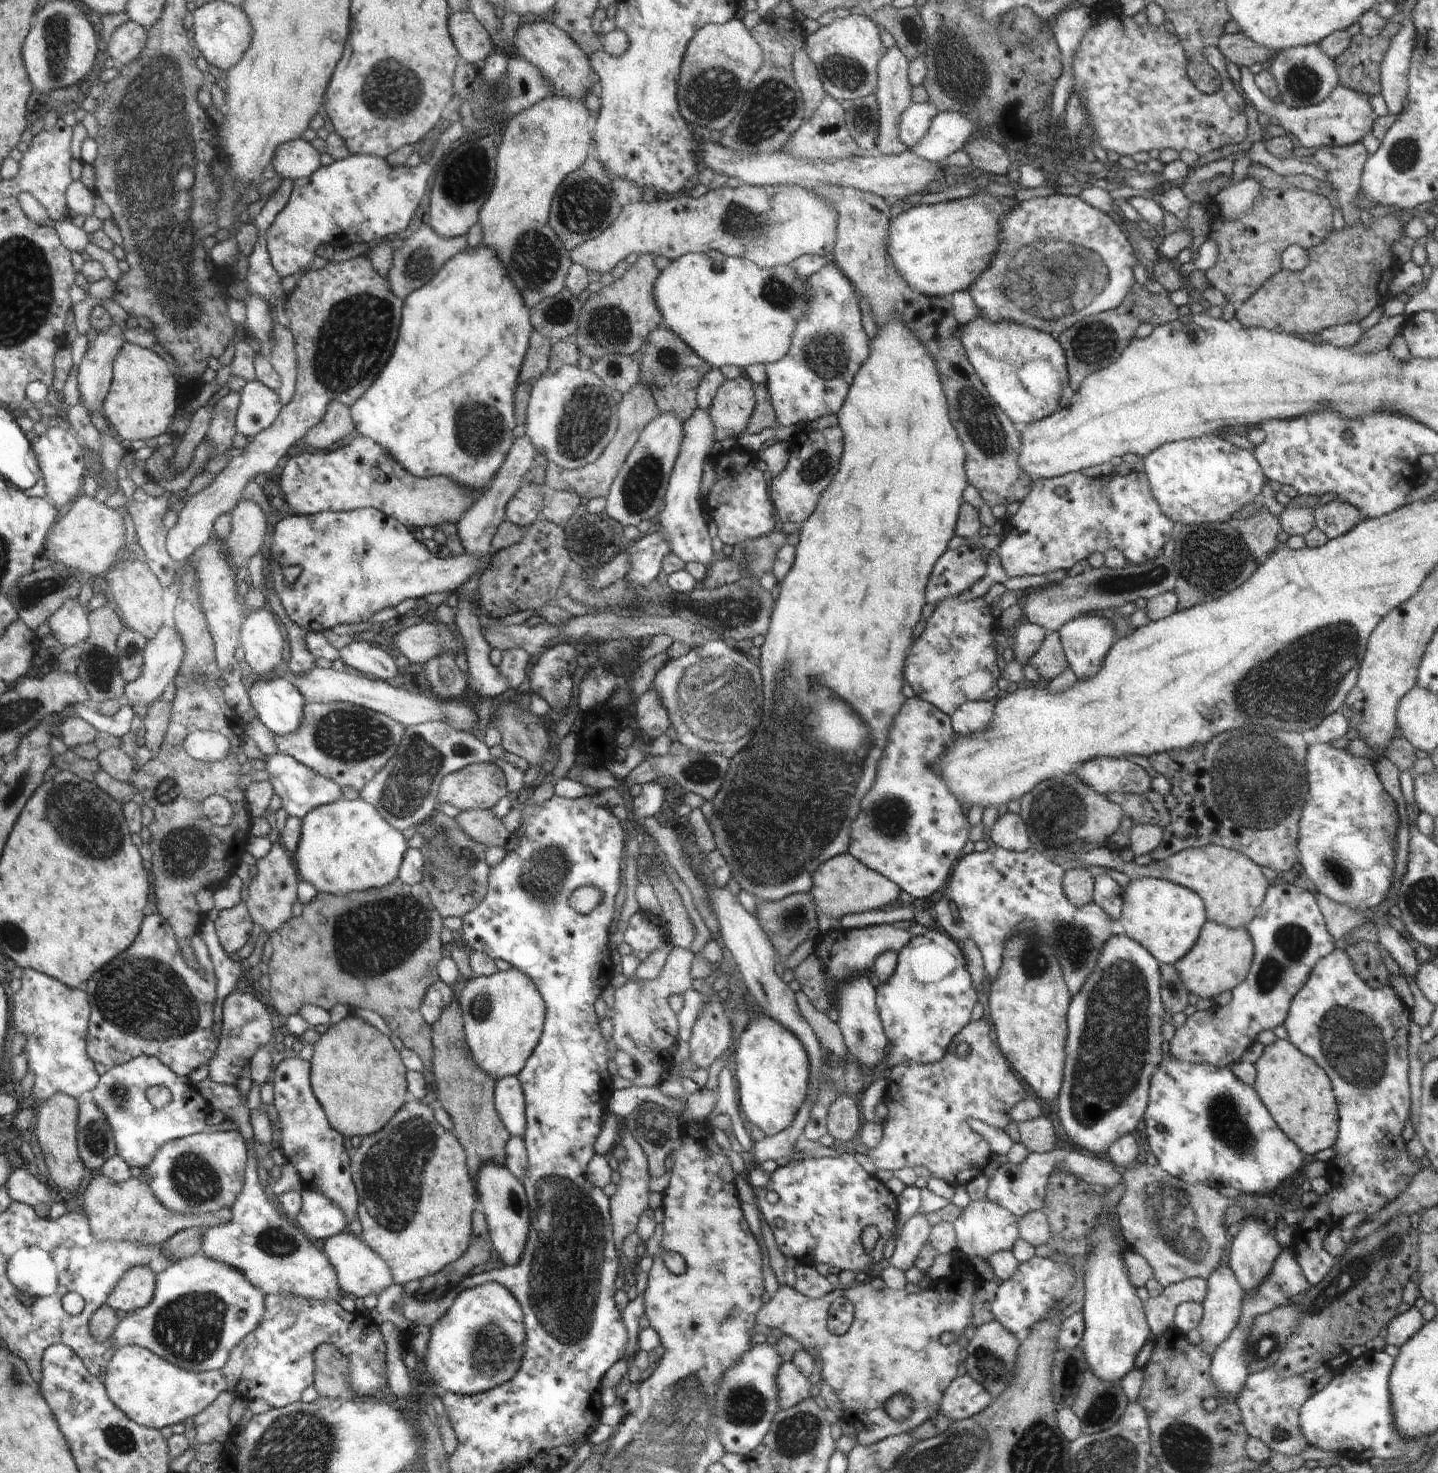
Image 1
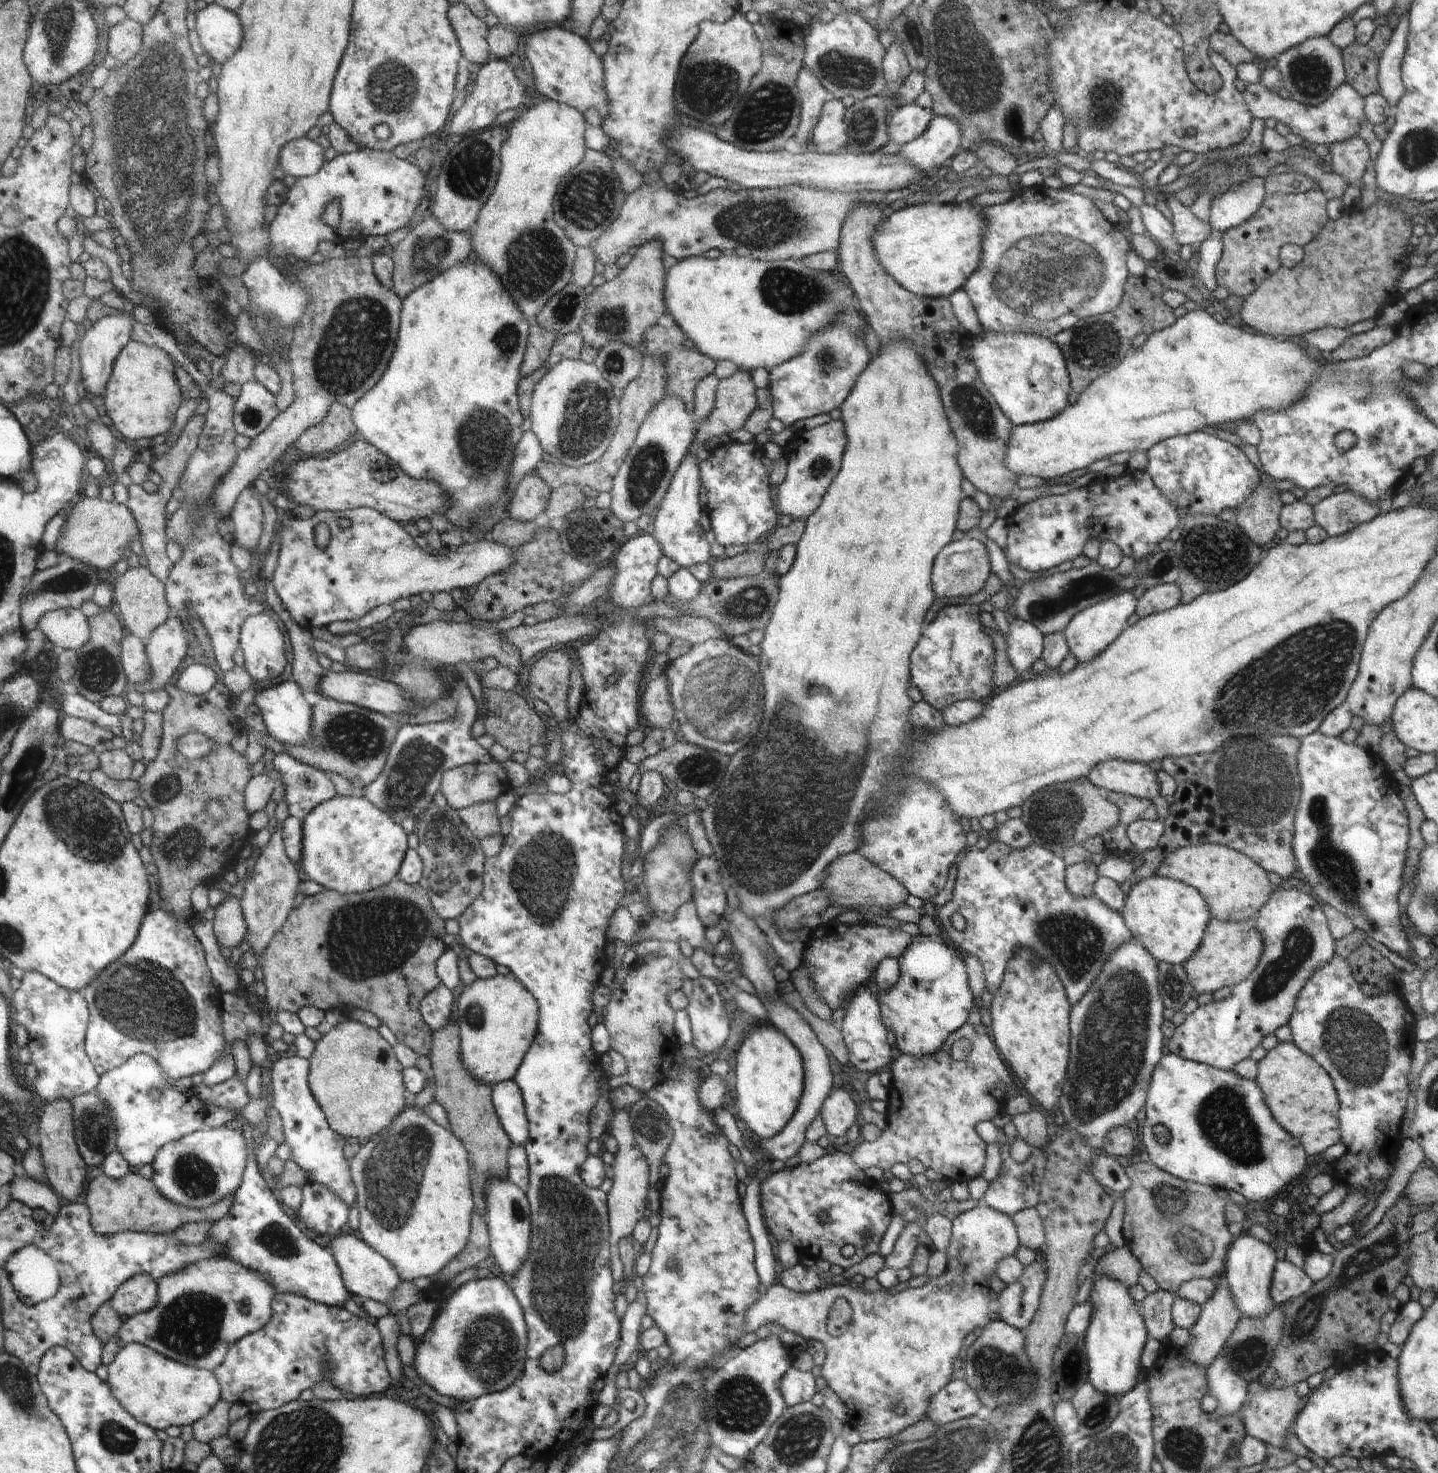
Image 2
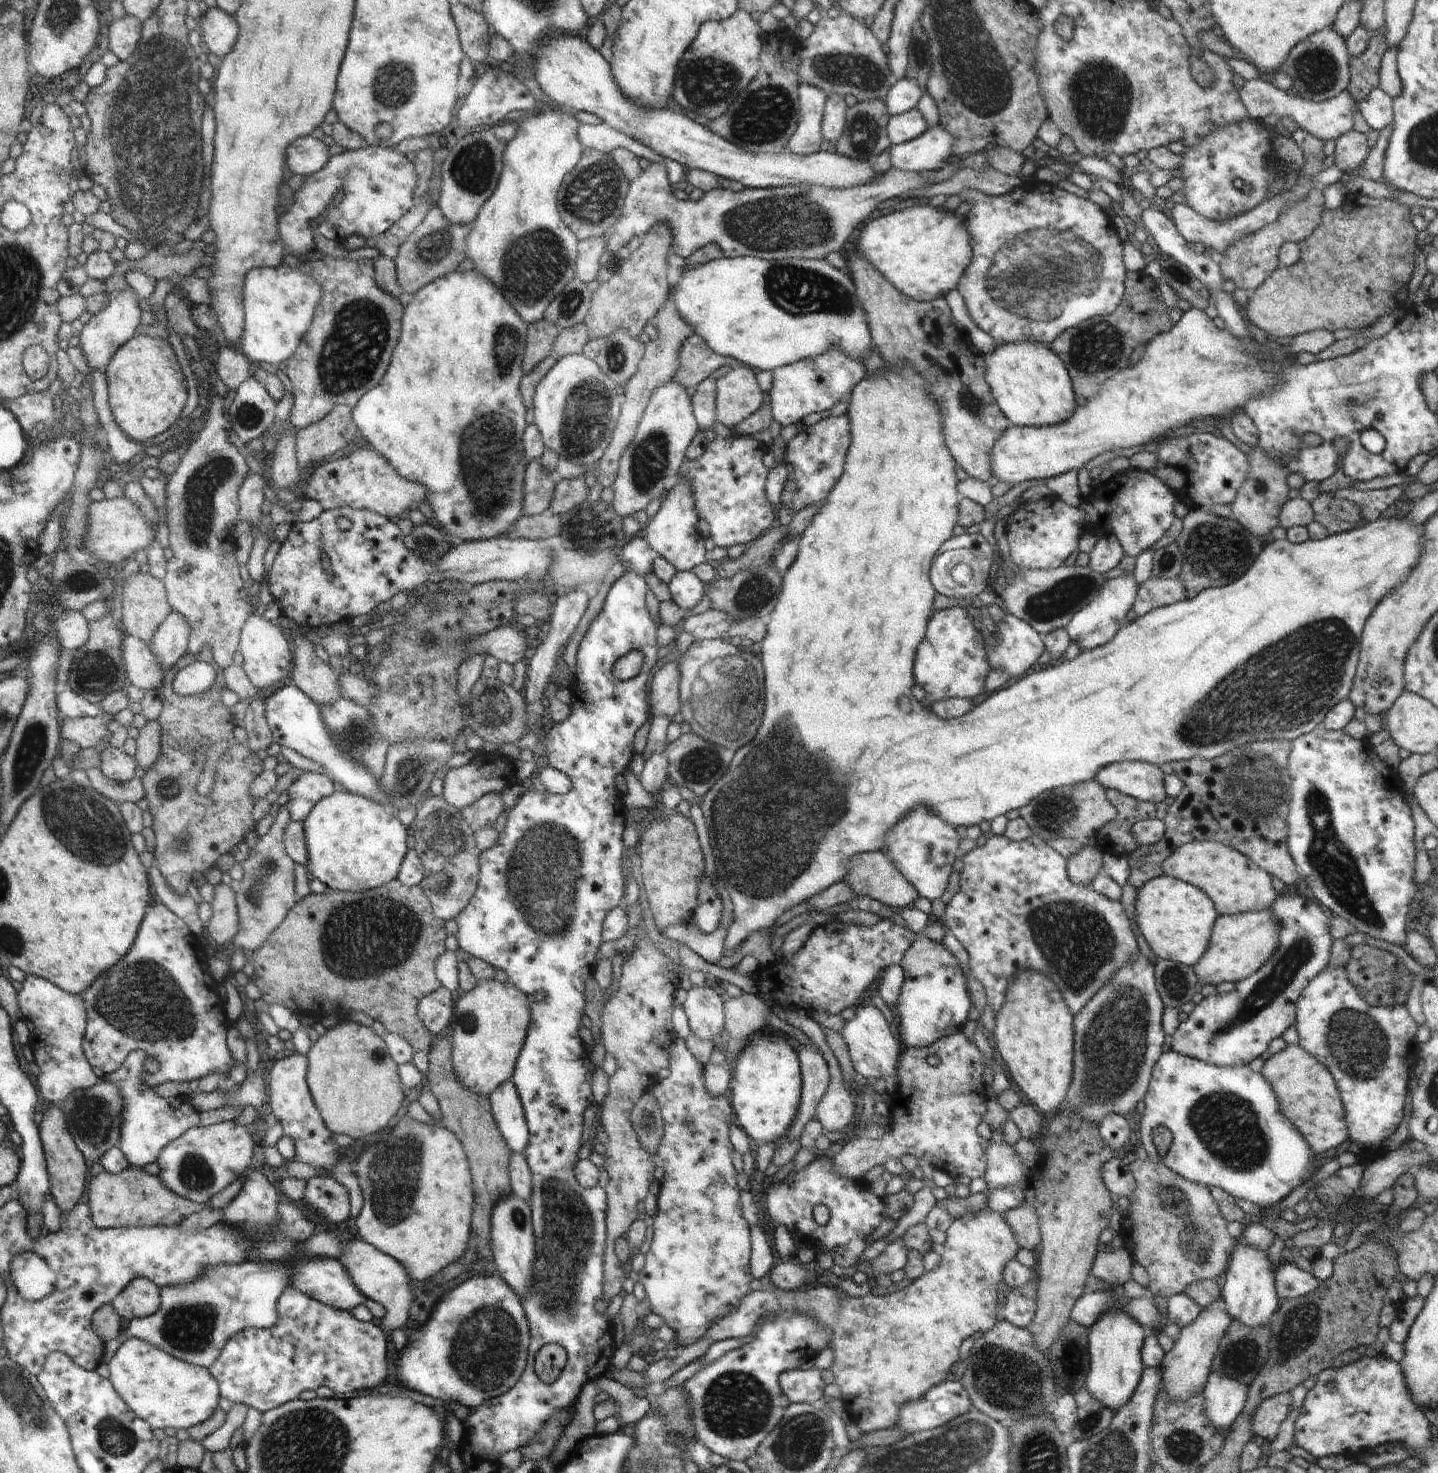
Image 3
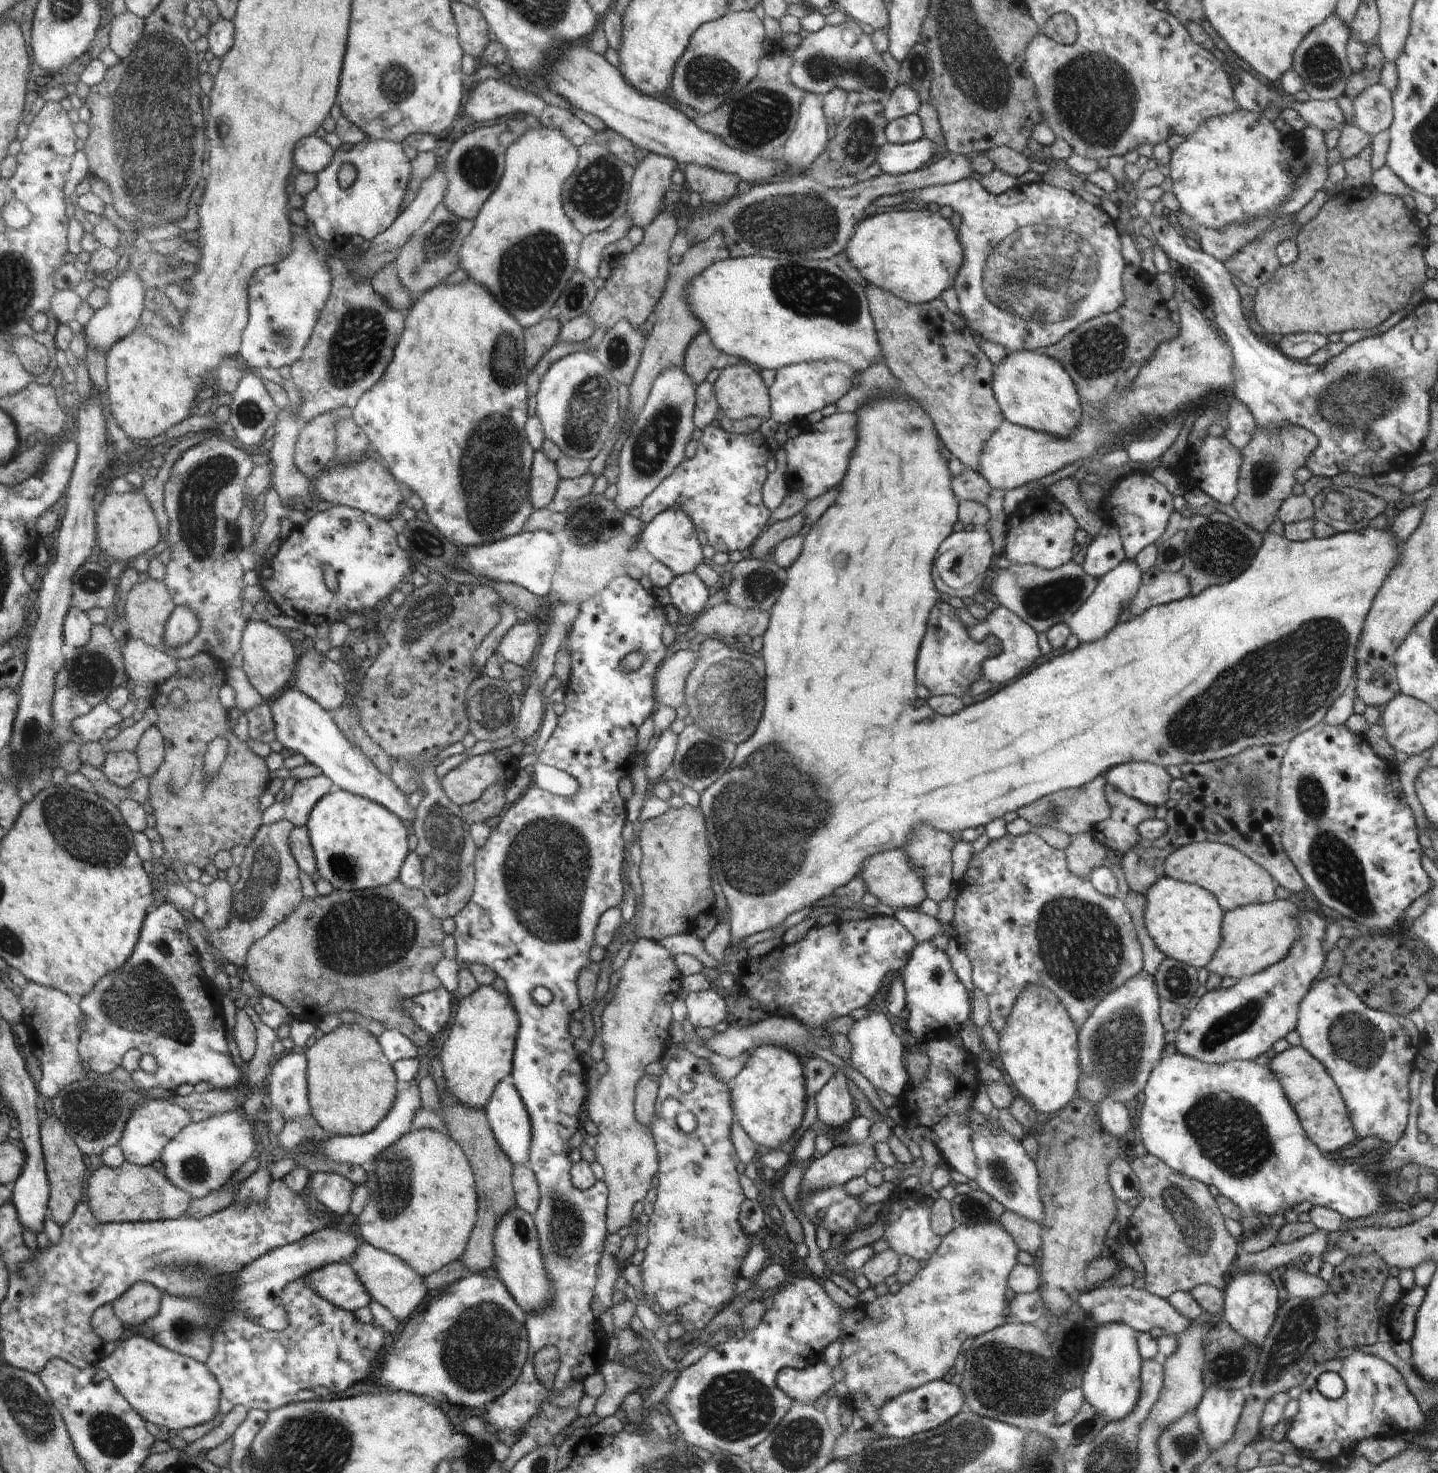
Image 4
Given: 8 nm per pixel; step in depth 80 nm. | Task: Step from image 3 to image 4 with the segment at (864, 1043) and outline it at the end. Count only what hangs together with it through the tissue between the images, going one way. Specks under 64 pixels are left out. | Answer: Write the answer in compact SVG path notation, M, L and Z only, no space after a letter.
M870 1011L865 1018L854 1021L846 1036L852 1045L849 1064L867 1078L874 1088L880 1088L896 1098L901 1097L908 1082L904 1068L904 1044L892 1032L890 1020L883 1013Z

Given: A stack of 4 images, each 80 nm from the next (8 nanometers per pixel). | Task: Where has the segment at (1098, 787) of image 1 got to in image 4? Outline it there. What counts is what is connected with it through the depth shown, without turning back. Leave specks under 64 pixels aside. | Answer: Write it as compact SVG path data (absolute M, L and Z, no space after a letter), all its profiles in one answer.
M1132 761L1119 763L1104 774L1108 784L1148 806L1156 808L1169 799L1169 784L1173 778L1163 766Z

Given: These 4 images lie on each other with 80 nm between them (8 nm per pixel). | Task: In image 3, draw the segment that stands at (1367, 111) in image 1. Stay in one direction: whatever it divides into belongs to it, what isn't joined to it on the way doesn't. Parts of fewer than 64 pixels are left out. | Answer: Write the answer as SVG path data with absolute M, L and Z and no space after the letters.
M1267 77L1246 81L1239 90L1241 101L1244 103L1250 118L1262 122L1265 116L1286 116L1296 122L1296 126L1323 143L1335 141L1353 128L1354 113L1356 112L1357 100L1346 88L1334 98L1315 103L1298 96L1291 96L1283 90L1276 88Z

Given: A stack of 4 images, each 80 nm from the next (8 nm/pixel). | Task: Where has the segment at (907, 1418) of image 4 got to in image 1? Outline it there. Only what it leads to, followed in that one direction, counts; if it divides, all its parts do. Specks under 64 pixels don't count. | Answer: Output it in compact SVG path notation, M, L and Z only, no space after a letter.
M967 1372L949 1385L939 1414L955 1421L972 1418L992 1404L993 1399L991 1392Z

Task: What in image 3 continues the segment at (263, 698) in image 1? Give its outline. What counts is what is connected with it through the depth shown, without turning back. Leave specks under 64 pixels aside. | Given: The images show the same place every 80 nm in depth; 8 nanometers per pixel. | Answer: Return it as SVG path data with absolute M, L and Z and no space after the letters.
M293 682L274 691L271 695L268 694L262 702L258 701L258 705L266 712L274 743L292 748L294 752L299 752L308 760L317 762L328 772L326 776L330 777L334 784L335 782L342 784L348 793L362 795L382 804L389 803L387 795L379 788L378 779L375 779L363 766L346 758L342 751L331 743L329 732L321 719L319 706L314 704L312 699Z

